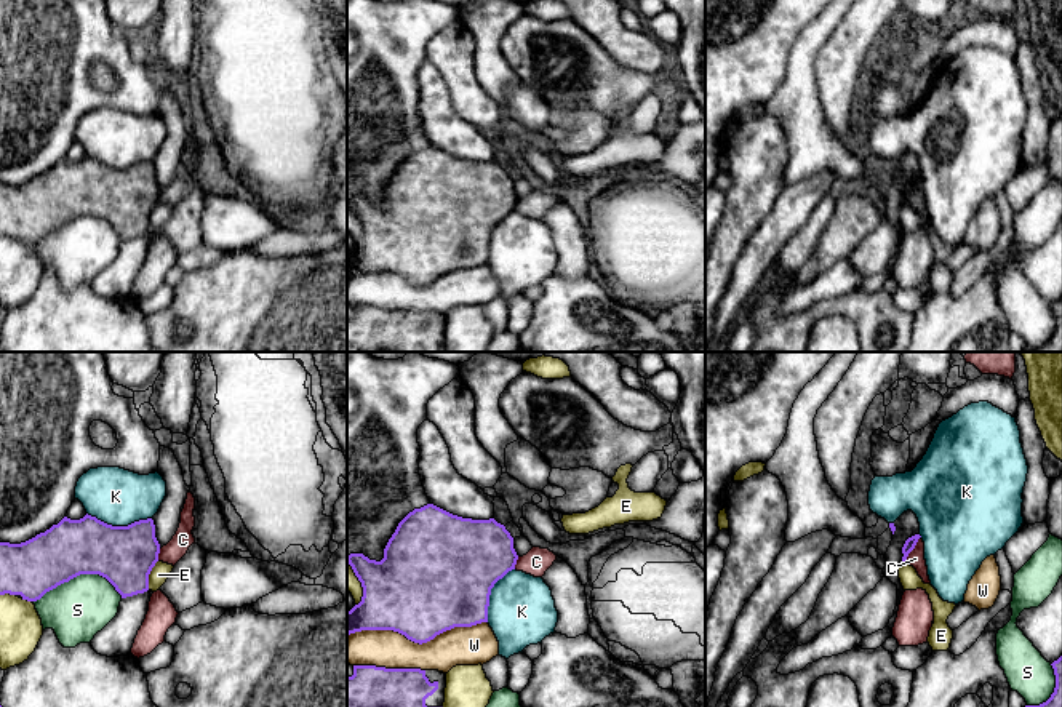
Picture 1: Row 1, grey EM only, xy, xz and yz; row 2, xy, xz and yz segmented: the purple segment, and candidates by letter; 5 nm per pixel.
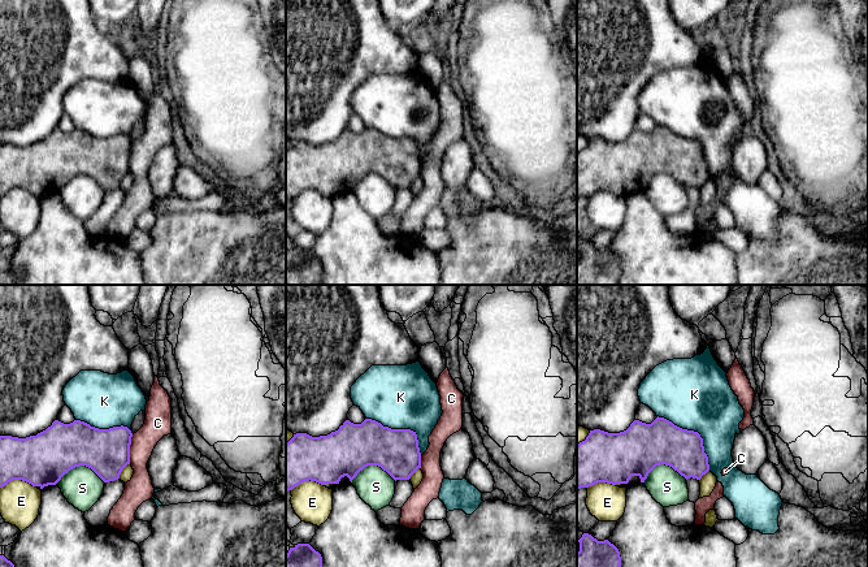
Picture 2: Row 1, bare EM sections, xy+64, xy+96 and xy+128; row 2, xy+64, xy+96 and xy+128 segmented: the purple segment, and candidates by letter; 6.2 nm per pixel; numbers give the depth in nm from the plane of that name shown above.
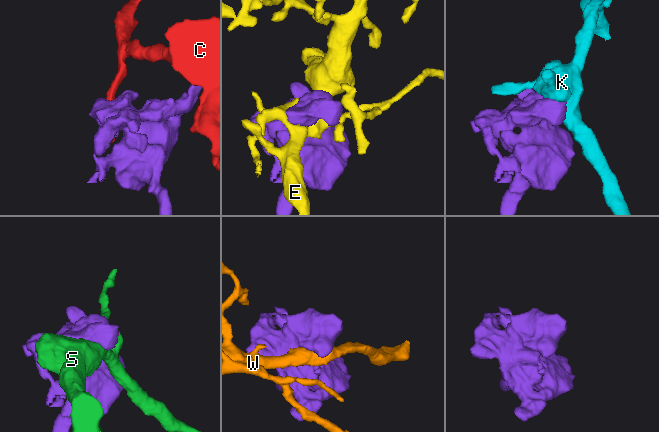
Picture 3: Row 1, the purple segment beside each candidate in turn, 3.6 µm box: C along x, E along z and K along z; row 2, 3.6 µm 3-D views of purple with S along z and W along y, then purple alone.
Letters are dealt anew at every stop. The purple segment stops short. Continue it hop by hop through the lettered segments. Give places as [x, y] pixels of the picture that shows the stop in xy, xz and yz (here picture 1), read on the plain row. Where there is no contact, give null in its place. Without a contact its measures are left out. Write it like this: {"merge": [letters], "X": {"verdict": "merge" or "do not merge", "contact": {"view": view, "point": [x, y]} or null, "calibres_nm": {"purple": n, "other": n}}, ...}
{"merge": [], "C": {"verdict": "do not merge", "contact": {"view": "yz", "point": [914, 189]}, "calibres_nm": {"purple": 60, "other": 90}}, "E": {"verdict": "do not merge", "contact": {"view": "xy", "point": [149, 215]}, "calibres_nm": {"purple": 300, "other": 90}}, "K": {"verdict": "do not merge", "contact": {"view": "xy", "point": [119, 168]}, "calibres_nm": {"purple": 300, "other": 280}}, "S": {"verdict": "do not merge", "contact": {"view": "xy", "point": [77, 216]}, "calibres_nm": {"purple": 280, "other": 300}}, "W": {"verdict": "do not merge", "contact": {"view": "xz", "point": [416, 283]}, "calibres_nm": {"purple": 460, "other": 190}}}

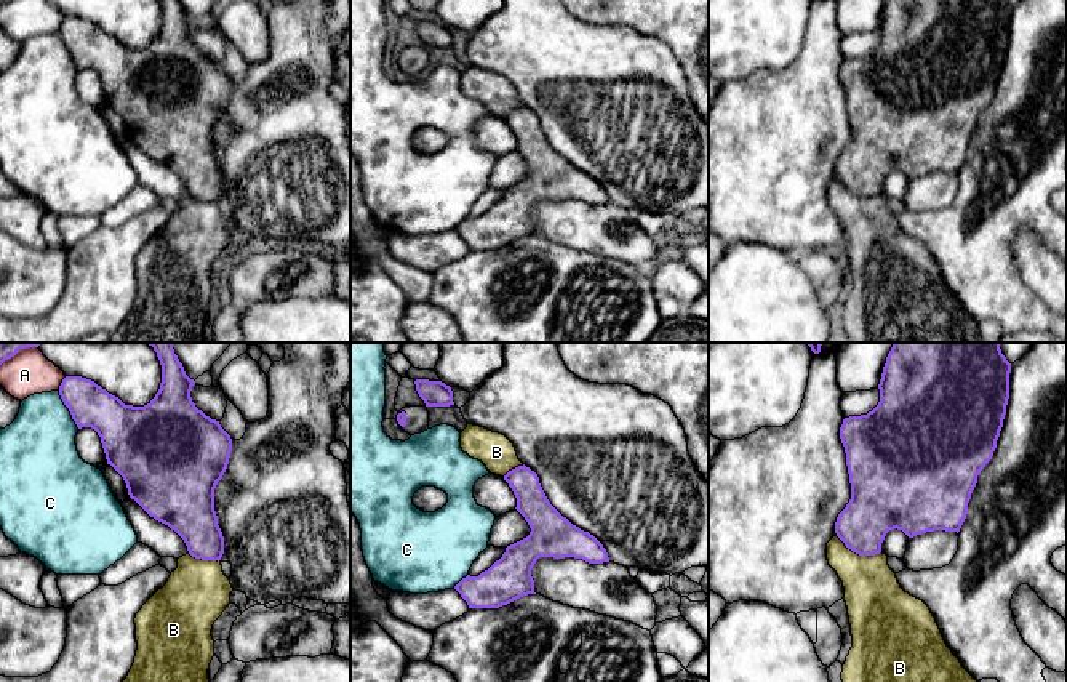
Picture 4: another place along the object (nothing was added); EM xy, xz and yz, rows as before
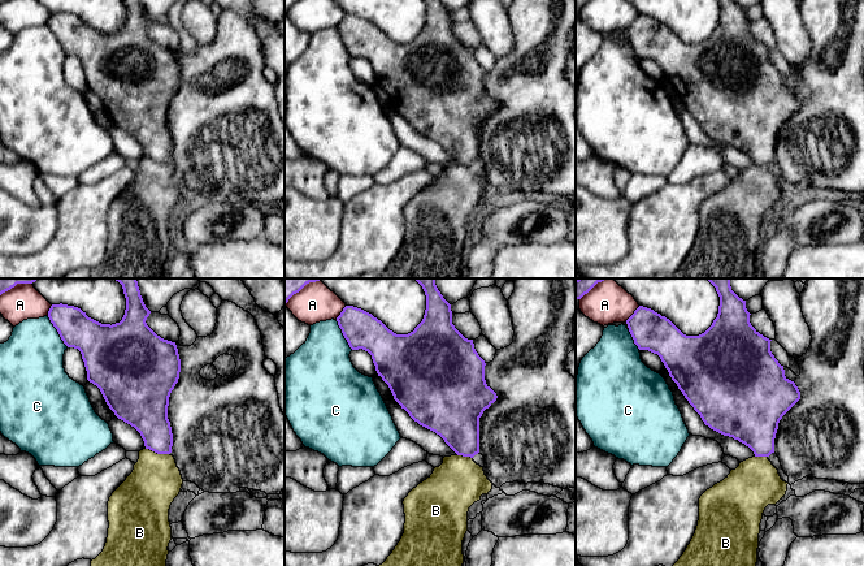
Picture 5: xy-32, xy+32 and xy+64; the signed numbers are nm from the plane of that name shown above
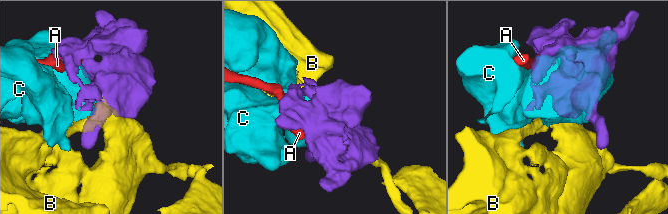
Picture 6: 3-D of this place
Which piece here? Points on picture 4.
{"merge": ["B"], "A": {"verdict": "do not merge", "contact": {"view": "xy", "point": [61, 24]}, "calibres_nm": {"purple": 220, "other": 200}}, "B": {"verdict": "merge", "contact": {"view": "yz", "point": [858, 194]}, "calibres_nm": {"purple": 260, "other": 280}}, "C": {"verdict": "do not merge", "contact": {"view": "xy", "point": [69, 52]}, "calibres_nm": {"purple": 220, "other": 380}}}

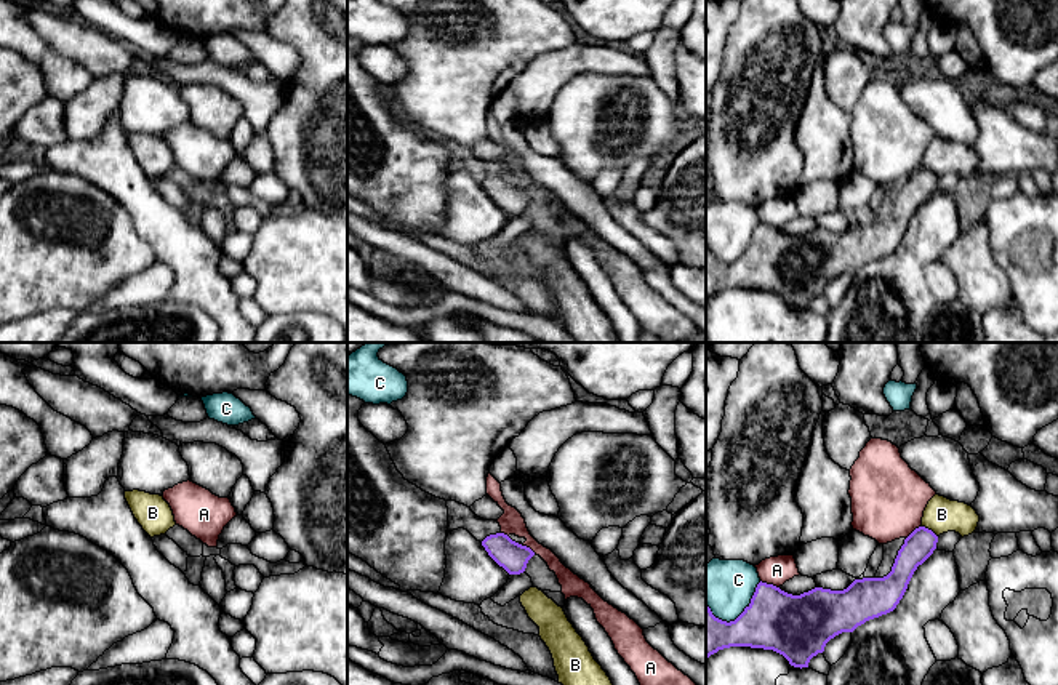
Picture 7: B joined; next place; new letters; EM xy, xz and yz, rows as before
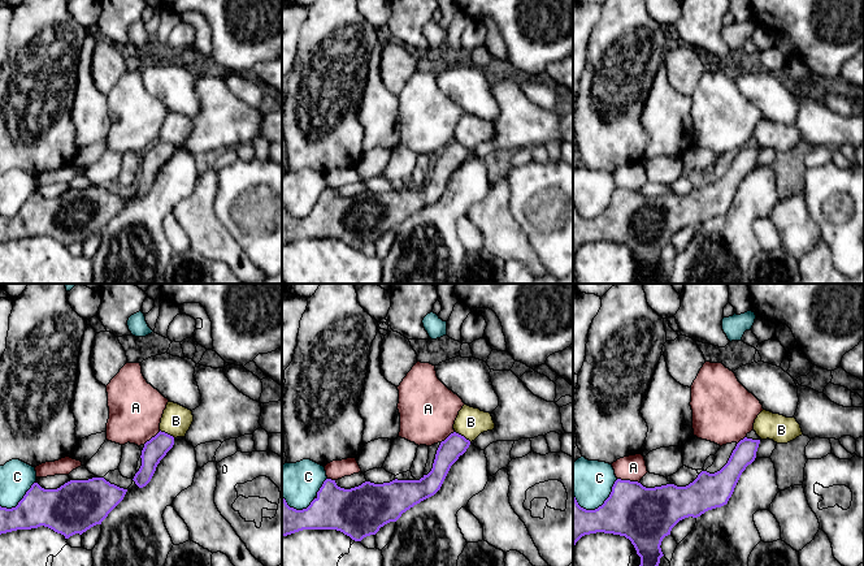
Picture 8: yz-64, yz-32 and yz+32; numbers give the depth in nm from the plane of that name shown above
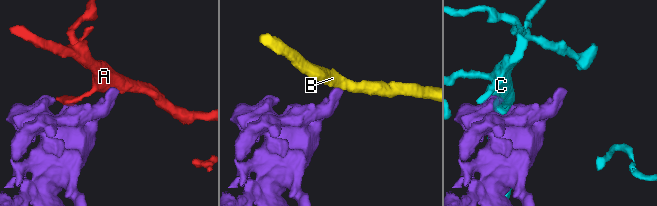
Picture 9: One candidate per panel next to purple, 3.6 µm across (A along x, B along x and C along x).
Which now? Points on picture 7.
{"merge": [], "A": {"verdict": "do not merge", "contact": {"view": "yz", "point": [770, 226]}, "calibres_nm": {"purple": 320, "other": 140}}, "B": {"verdict": "do not merge", "contact": {"view": "yz", "point": [930, 172]}, "calibres_nm": {"purple": 150, "other": 170}}, "C": {"verdict": "do not merge", "contact": {"view": "yz", "point": [740, 256]}, "calibres_nm": {"purple": 300, "other": 280}}}

